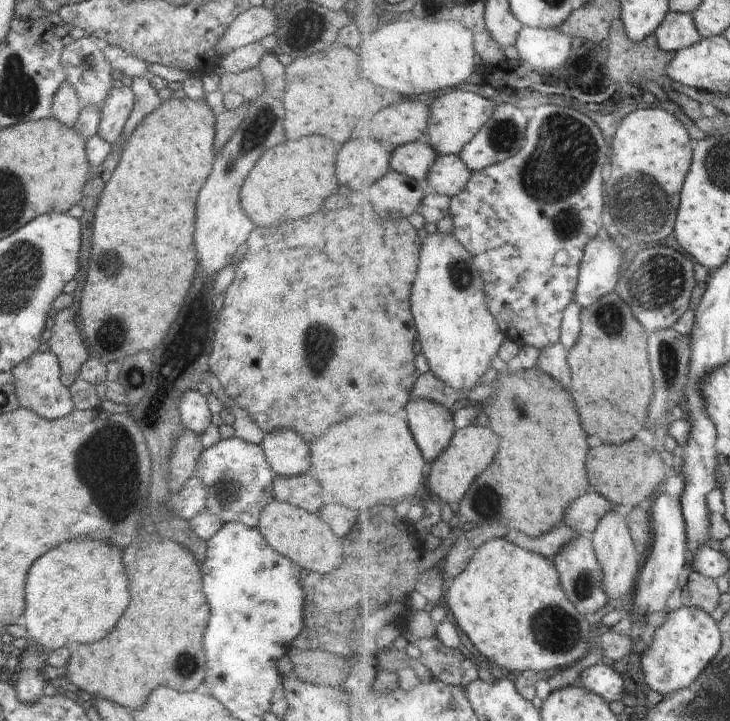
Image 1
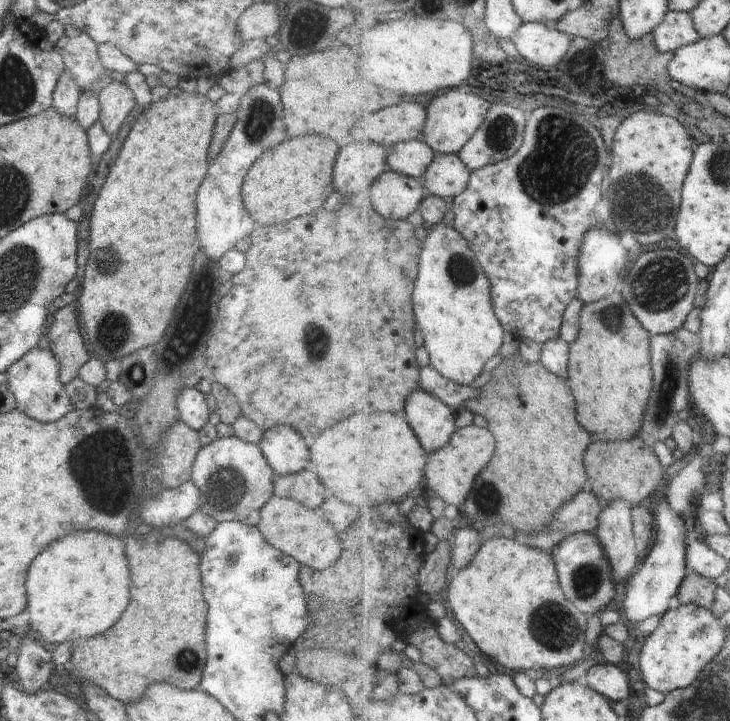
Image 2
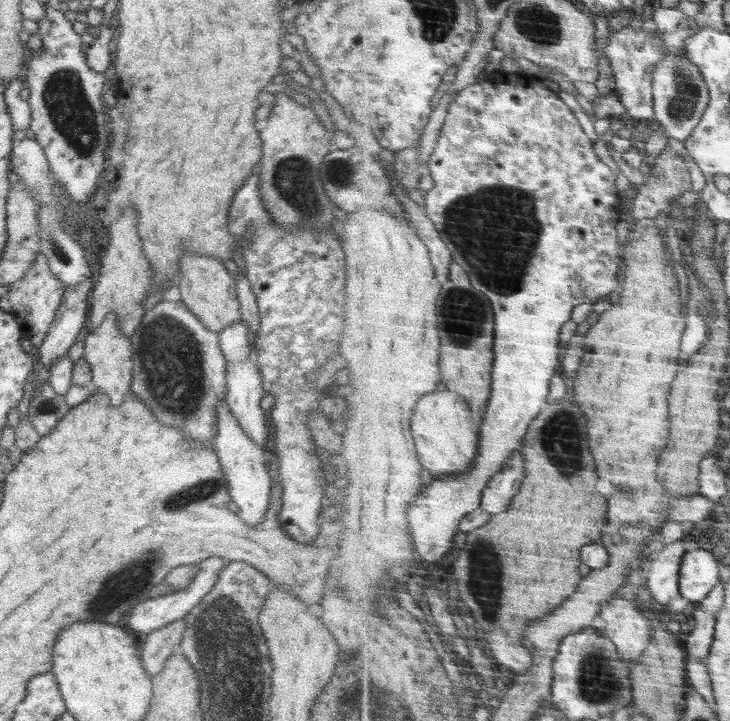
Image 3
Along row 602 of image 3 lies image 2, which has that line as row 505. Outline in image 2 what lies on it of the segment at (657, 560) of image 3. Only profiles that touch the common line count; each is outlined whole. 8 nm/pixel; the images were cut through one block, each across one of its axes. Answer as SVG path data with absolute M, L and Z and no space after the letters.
M662 500L658 505L659 533L658 542L650 554L643 557L642 564L638 572L631 578L626 588L626 598L620 606L625 614L625 618L634 623L636 628L641 626L641 622L652 618L652 616L665 616L670 609L670 602L674 596L679 596L682 583L690 571L687 561L688 540L691 534L682 515L676 514L667 500Z

